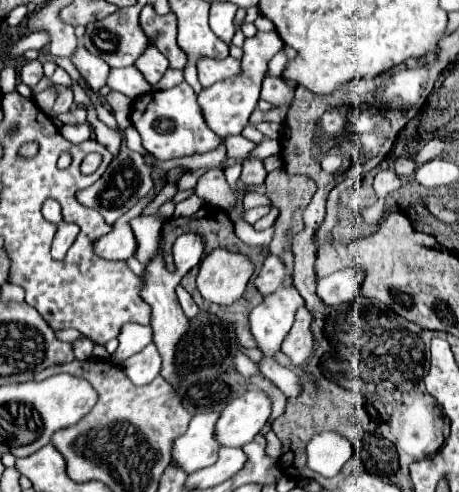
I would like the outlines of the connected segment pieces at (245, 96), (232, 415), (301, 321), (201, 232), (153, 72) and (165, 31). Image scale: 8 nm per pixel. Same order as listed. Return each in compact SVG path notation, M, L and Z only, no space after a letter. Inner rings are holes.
M267 31L267 33L257 33L251 39L245 39L245 47L243 47L243 59L241 59L241 67L243 73L239 77L231 77L225 81L215 83L209 89L203 89L199 93L199 105L203 109L203 117L207 121L207 125L211 127L211 131L215 131L221 139L225 135L239 135L243 131L243 127L249 121L249 115L253 113L257 101L259 101L259 91L261 91L261 79L267 71L267 63L271 61L271 57L283 47L283 41L279 37L279 33Z
M259 387L233 399L217 421L217 441L227 447L243 447L267 423L271 415L271 395Z
M303 307L297 313L293 329L289 331L289 335L285 337L285 341L281 345L281 351L285 355L289 355L295 365L303 365L313 351L313 335L309 331L311 321L313 321L313 315L309 315L309 311Z
M213 207L213 213L209 213L209 215L171 217L171 219L165 221L165 225L163 225L163 229L161 229L161 243L159 246L165 259L166 268L169 271L175 271L171 248L178 235L183 233L195 233L195 235L199 235L199 237L203 239L203 243L205 244L204 255L217 247L231 249L231 251L241 251L241 253L249 255L249 257L253 259L253 263L255 263L255 271L261 271L265 257L269 257L269 249L267 249L267 247L265 247L265 251L261 251L261 247L249 247L249 245L245 245L245 243L235 235L234 224L231 223L231 219L227 217L227 213L225 213L223 209L219 209L219 207Z
M149 41L149 51L145 51L145 55L141 55L141 59L137 59L135 67L143 73L147 83L157 85L165 73L165 57Z
M143 5L139 13L139 25L143 33L153 39L155 47L169 59L173 69L185 67L187 57L177 45L177 17L173 13L159 17L151 5Z

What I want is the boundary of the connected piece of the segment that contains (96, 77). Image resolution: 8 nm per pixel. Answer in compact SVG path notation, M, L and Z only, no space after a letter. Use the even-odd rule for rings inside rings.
M83 45L77 47L77 51L75 51L75 55L73 55L71 61L79 69L79 73L89 81L89 85L91 85L91 89L95 93L99 93L99 89L107 85L107 77L109 77L111 67L105 65L103 59L91 55Z

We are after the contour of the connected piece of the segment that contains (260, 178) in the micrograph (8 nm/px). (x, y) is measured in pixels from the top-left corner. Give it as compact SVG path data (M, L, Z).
M249 159L243 163L243 173L241 173L243 185L259 185L261 187L265 183L265 177L267 177L267 171L261 161Z

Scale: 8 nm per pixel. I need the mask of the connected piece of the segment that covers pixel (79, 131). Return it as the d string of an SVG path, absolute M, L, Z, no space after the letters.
M83 123L83 125L65 125L61 129L61 135L71 141L71 143L83 143L85 139L91 137L91 127L89 123Z

